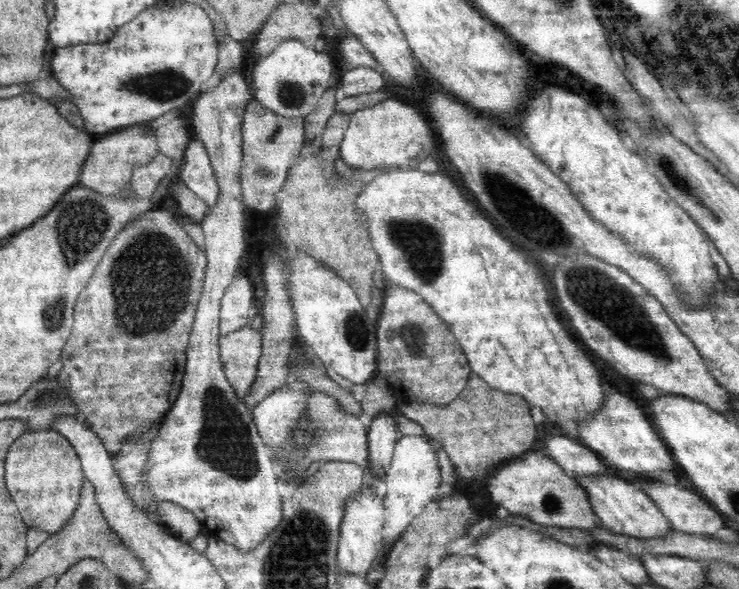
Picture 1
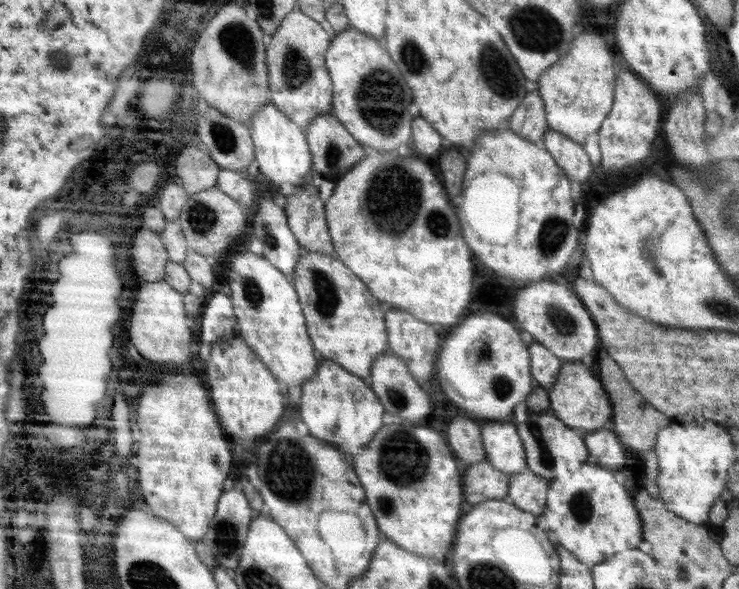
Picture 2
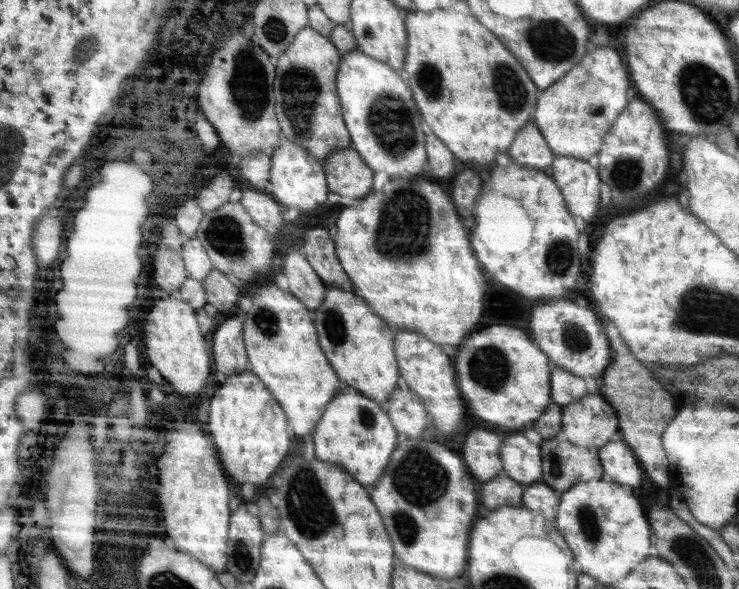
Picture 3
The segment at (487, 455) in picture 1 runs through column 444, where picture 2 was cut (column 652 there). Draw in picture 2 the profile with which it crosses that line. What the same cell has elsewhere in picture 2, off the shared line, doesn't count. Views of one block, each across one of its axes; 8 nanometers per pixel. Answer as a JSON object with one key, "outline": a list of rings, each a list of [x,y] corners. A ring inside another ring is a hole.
{"outline":[[[604,347],[597,349],[598,378],[607,392],[613,410],[611,420],[612,431],[619,438],[621,444],[626,444],[641,454],[645,451],[655,450],[659,430],[668,426],[672,419],[654,408],[645,398],[629,383],[619,364],[607,353]]]}

